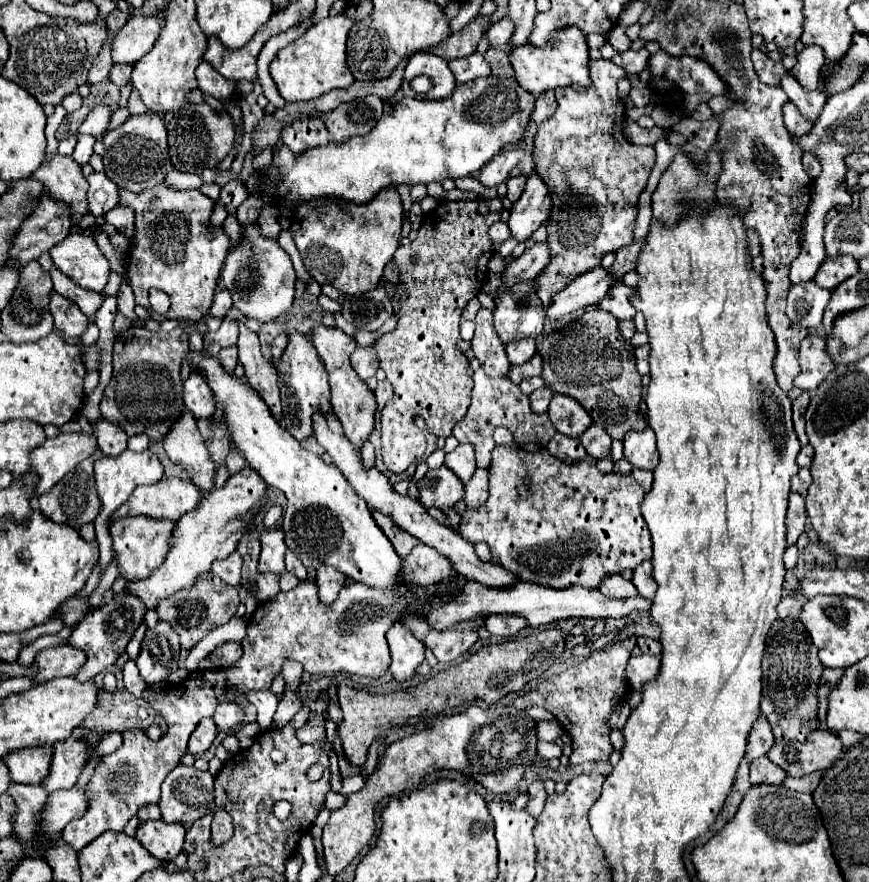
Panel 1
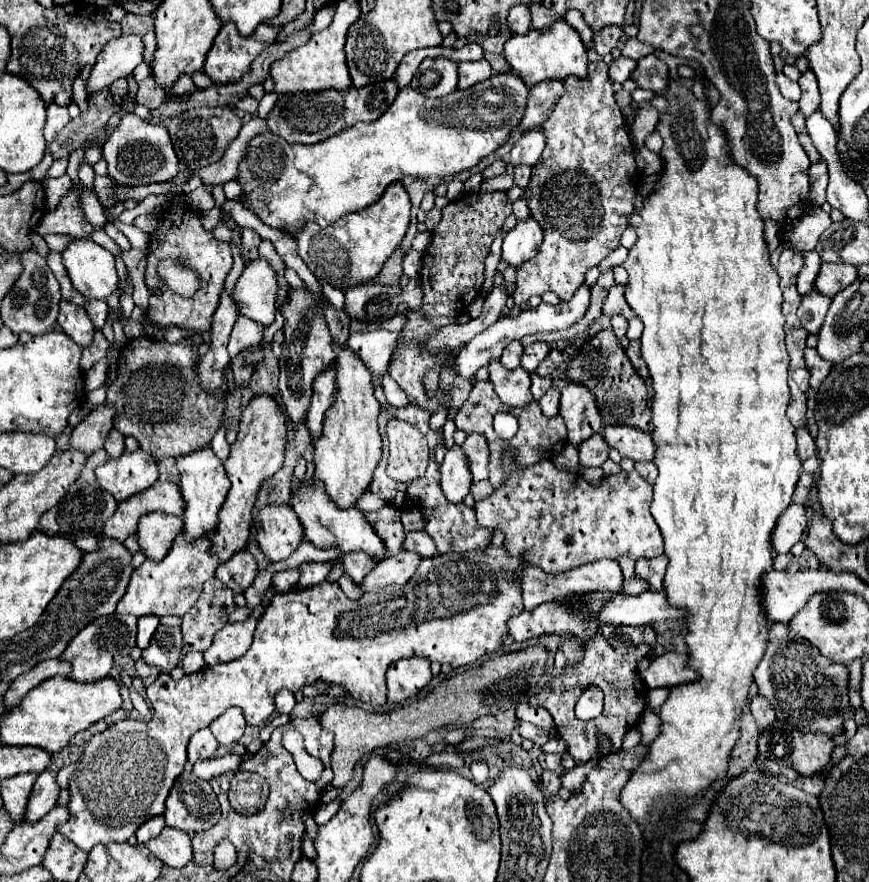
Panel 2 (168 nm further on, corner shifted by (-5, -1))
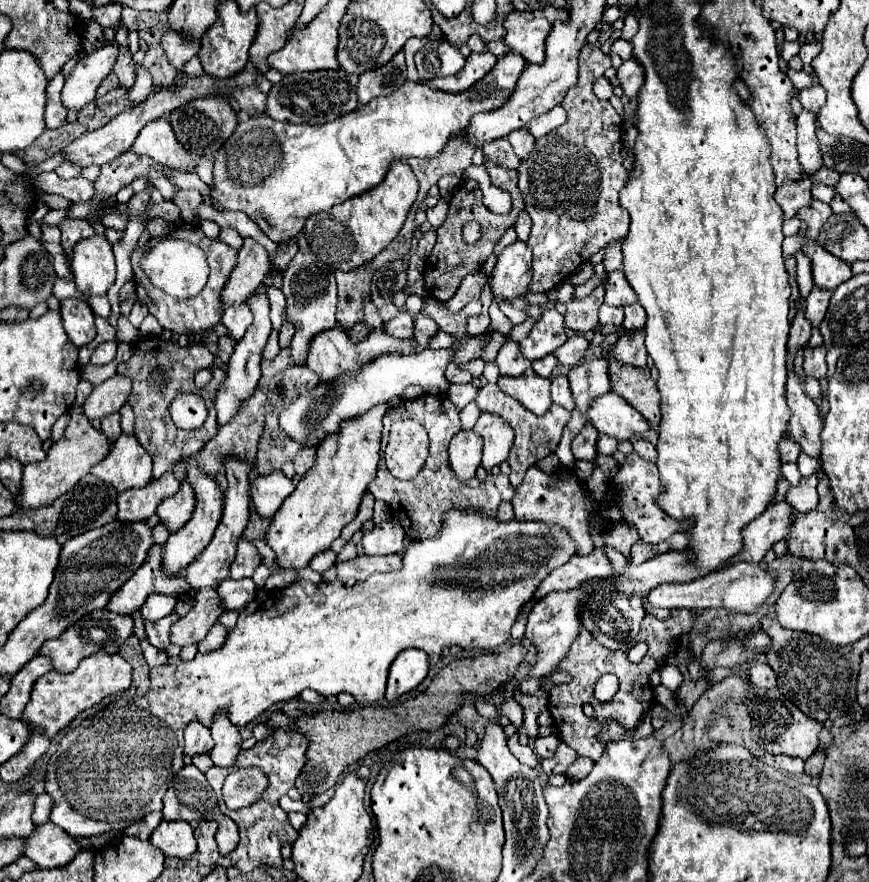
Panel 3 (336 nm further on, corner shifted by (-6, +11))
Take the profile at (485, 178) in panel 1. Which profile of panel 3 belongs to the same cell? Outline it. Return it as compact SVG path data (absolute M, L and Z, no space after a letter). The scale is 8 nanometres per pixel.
M556 106L554 110L532 118L532 122L526 128L534 138L542 138L542 136L550 134L552 130L556 130L558 126L562 126L564 122L566 122L566 112L562 106Z

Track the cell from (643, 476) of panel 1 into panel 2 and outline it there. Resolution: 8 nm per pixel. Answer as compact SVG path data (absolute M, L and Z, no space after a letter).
M637 462L635 470L649 482L655 482L655 478L657 478L657 466L653 462Z

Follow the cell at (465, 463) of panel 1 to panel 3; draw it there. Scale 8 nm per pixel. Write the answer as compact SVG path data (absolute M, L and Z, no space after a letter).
M480 414L474 432L484 438L482 468L490 472L494 466L500 466L508 458L514 432L500 416L490 416L490 414Z

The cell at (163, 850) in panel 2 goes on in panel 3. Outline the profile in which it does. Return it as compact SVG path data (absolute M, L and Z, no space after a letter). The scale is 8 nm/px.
M162 820L160 826L152 832L150 842L164 852L164 856L188 858L196 852L196 840L190 824Z

